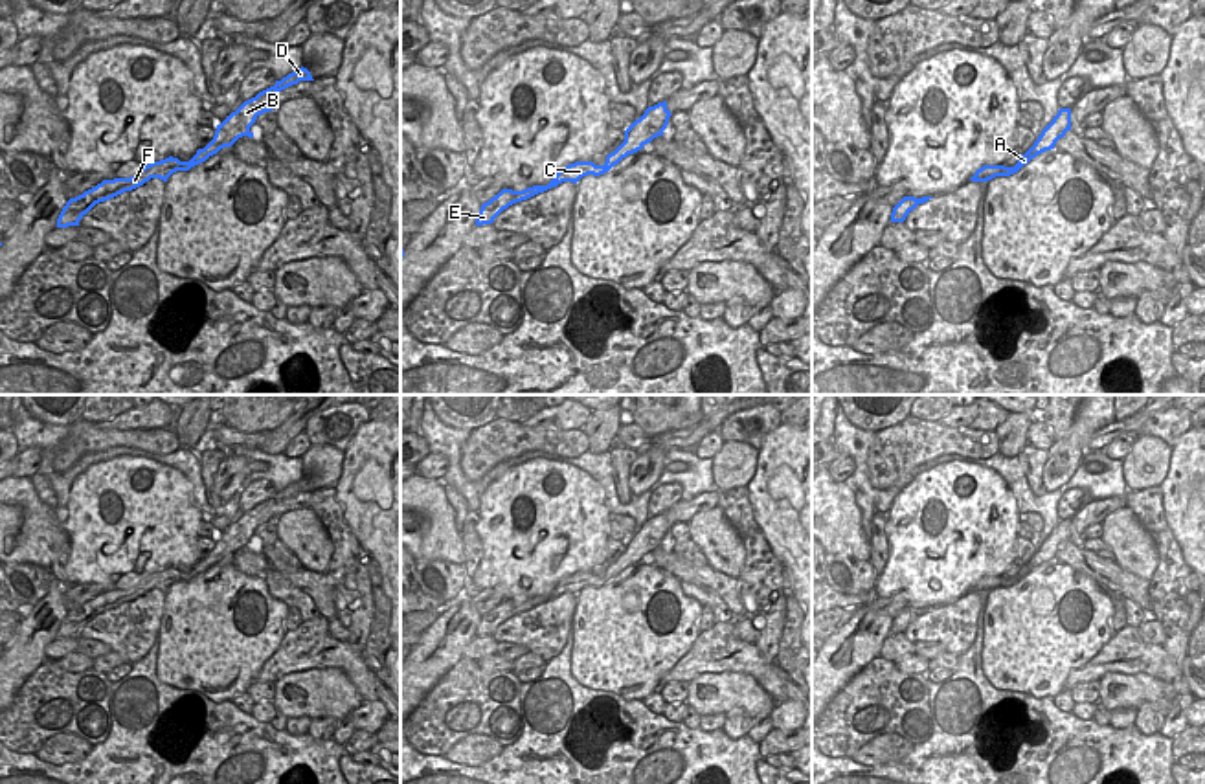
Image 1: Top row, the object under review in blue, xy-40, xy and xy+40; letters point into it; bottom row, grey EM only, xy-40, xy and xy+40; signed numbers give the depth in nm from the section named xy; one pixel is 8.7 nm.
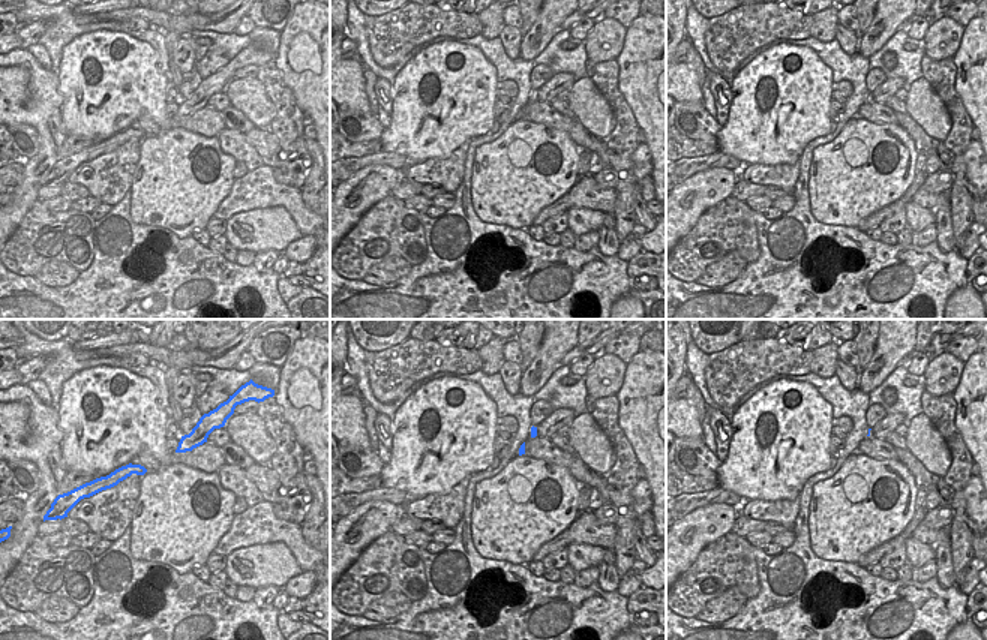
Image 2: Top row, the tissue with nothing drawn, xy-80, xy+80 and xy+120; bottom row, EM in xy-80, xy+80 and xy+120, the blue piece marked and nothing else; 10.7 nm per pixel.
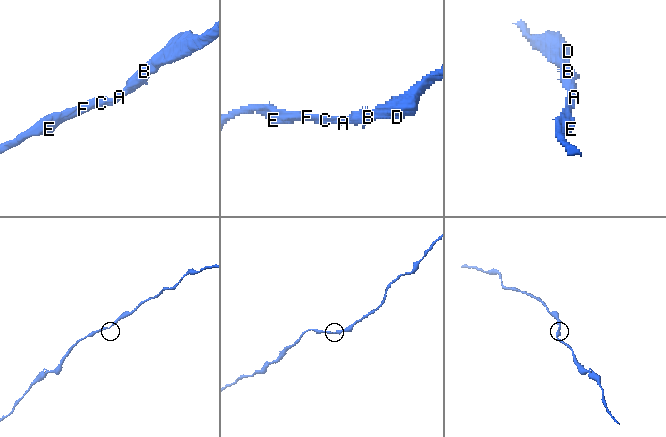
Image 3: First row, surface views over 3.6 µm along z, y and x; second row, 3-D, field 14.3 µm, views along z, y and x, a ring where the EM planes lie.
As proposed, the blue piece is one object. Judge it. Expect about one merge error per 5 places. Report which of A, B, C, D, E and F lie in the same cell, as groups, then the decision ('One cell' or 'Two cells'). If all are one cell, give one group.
Groups: A B C D E F. One cell

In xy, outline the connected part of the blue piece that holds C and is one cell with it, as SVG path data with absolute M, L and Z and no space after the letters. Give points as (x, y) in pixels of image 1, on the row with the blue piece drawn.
M667 101L648 106L645 114L625 130L625 141L606 156L602 165L595 165L593 162L575 162L560 169L547 185L533 185L524 191L501 189L489 202L481 204L476 226L492 224L494 218L509 206L557 187L562 182L577 184L582 176L601 176L608 173L623 158L641 151L654 138L663 136L670 116Z

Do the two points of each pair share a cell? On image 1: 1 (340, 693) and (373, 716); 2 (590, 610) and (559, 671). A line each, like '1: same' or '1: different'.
1: different
2: different

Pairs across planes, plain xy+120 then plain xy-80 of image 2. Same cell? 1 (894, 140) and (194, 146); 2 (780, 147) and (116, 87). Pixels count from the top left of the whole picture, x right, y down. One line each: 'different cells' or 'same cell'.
1: same cell
2: same cell

